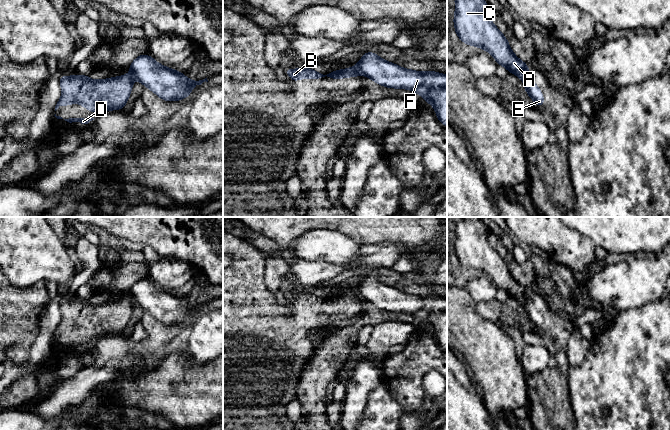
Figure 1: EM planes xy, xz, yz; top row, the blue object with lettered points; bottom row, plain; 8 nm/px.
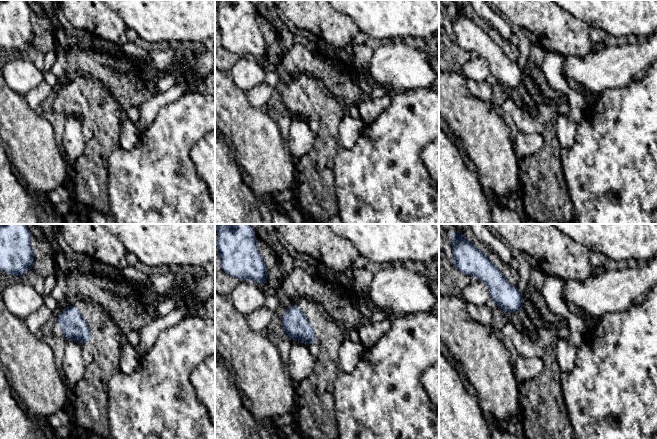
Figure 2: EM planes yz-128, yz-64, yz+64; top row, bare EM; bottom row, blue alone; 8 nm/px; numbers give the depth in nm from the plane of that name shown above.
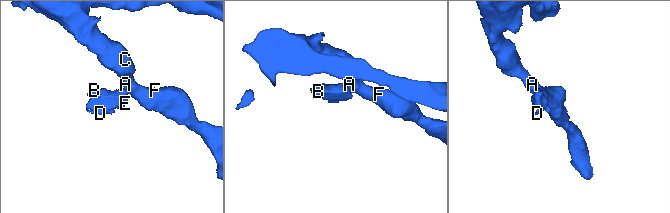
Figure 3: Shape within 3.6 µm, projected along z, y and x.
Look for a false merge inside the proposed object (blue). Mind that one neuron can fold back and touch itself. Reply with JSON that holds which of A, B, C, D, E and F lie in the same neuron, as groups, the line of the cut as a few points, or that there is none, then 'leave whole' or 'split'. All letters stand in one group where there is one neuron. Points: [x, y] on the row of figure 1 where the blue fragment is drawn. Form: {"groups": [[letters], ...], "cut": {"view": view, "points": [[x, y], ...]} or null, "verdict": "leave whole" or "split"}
{"groups": [["A", "C", "F"], ["B", "D", "E"]], "cut": {"view": "yz", "points": [[527, 71], [521, 78]]}, "verdict": "split"}

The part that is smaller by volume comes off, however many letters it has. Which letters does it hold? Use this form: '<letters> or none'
B, D, E

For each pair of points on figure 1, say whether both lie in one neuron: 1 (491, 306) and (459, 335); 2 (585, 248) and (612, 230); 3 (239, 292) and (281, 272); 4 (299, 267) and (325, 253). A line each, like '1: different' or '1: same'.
1: different
2: different
3: different
4: different

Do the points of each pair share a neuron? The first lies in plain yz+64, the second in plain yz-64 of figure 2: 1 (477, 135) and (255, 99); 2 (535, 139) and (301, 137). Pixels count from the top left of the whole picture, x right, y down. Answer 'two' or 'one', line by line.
1: two
2: one

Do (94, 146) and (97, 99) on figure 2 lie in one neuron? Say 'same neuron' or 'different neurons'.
same neuron

